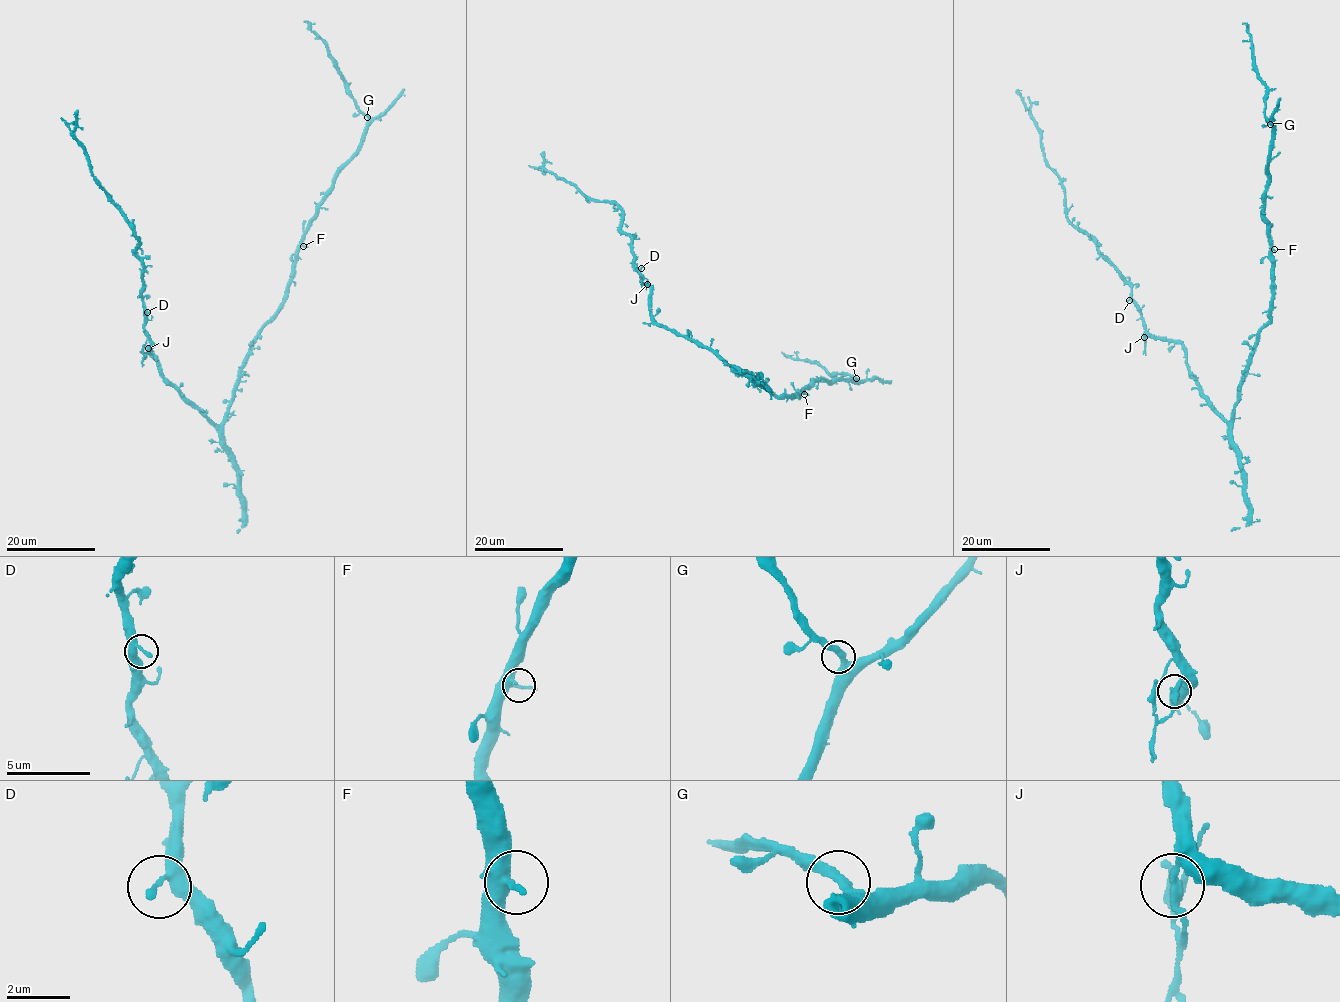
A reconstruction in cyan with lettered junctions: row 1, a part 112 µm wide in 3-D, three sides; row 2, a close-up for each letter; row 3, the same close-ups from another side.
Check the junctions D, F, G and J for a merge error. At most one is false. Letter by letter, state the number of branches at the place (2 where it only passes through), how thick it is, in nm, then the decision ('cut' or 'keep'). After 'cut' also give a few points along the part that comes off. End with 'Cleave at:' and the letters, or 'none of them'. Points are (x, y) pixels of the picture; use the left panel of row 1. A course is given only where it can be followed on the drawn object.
D: branches 2; calibre 300 nm; keep
F: branches 2; calibre 200 nm; keep
G: branches 2; calibre 360 nm; keep
J: branches 2; calibre 220 nm; cut; course (148, 348), (144, 355), (143, 346), (147, 339)
Cleave at: J

